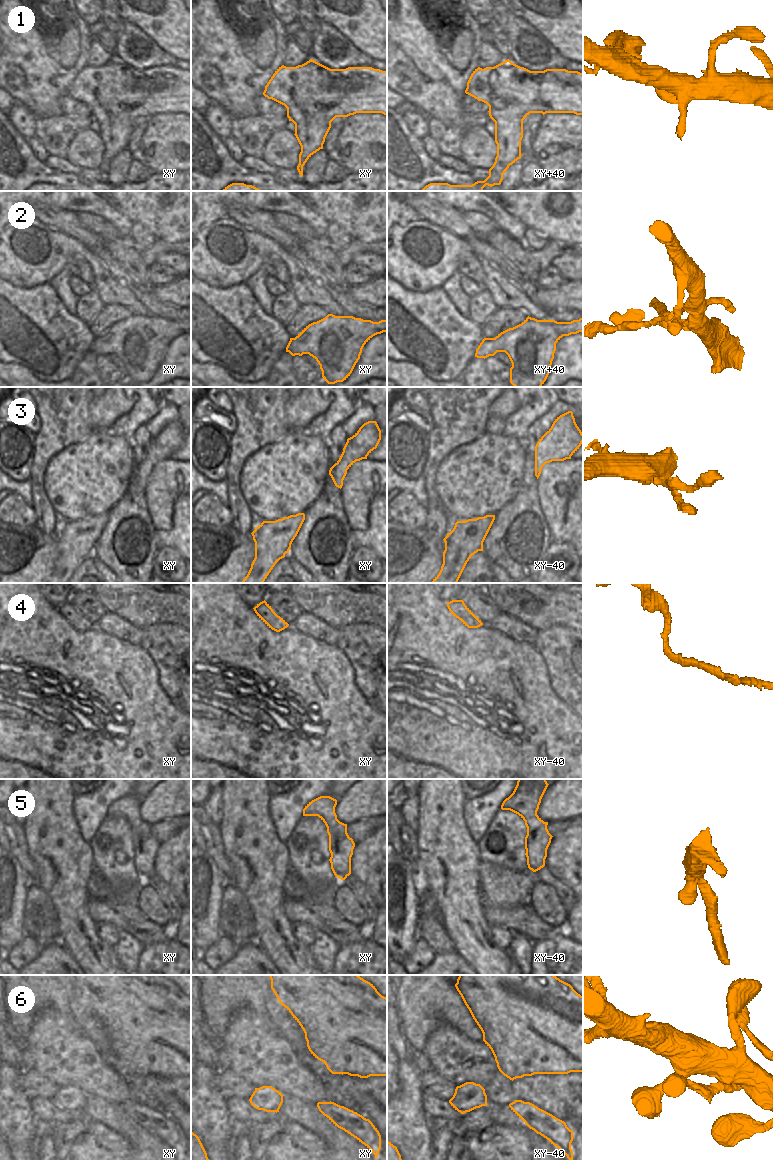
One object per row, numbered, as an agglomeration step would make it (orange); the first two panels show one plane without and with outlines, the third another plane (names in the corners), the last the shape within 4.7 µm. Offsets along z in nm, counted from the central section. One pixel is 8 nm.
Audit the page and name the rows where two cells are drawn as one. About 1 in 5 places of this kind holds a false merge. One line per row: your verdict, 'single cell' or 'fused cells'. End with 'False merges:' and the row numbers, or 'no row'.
1: single cell
2: single cell
3: single cell
4: single cell
5: single cell
6: single cell
False merges: no row

